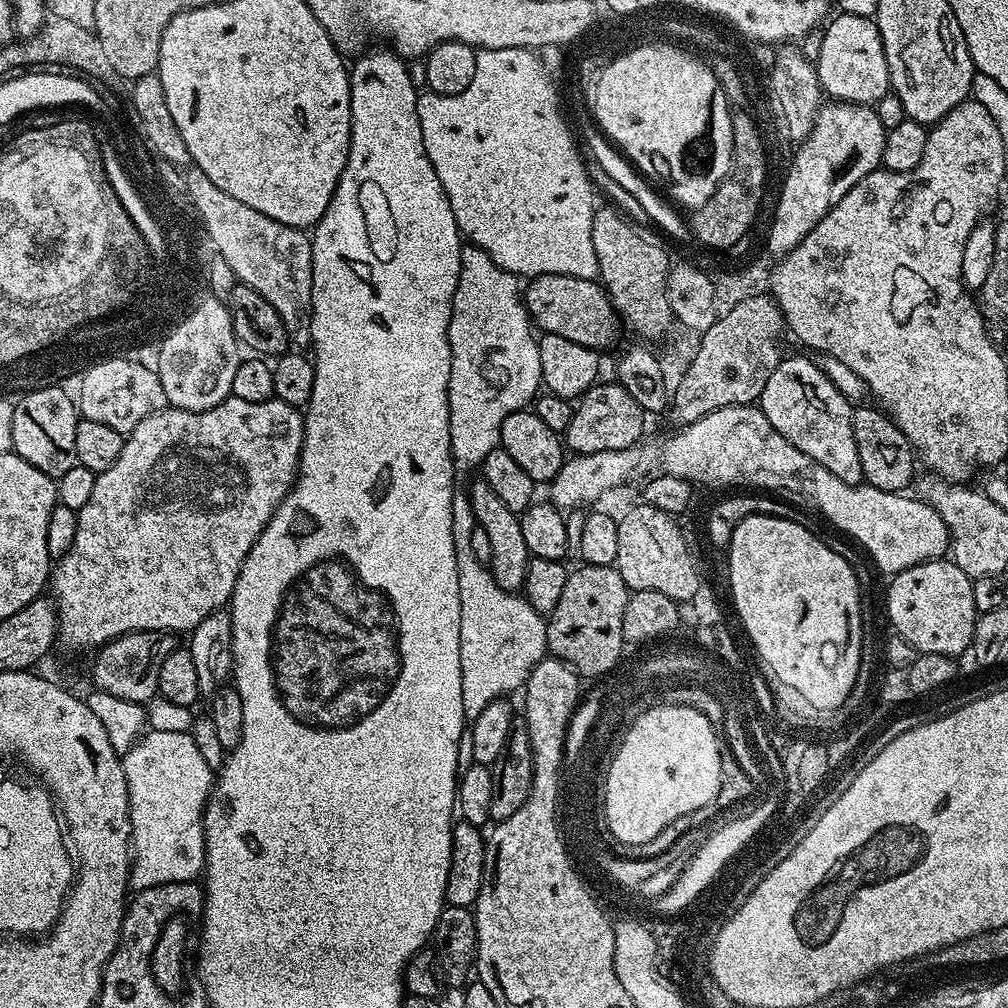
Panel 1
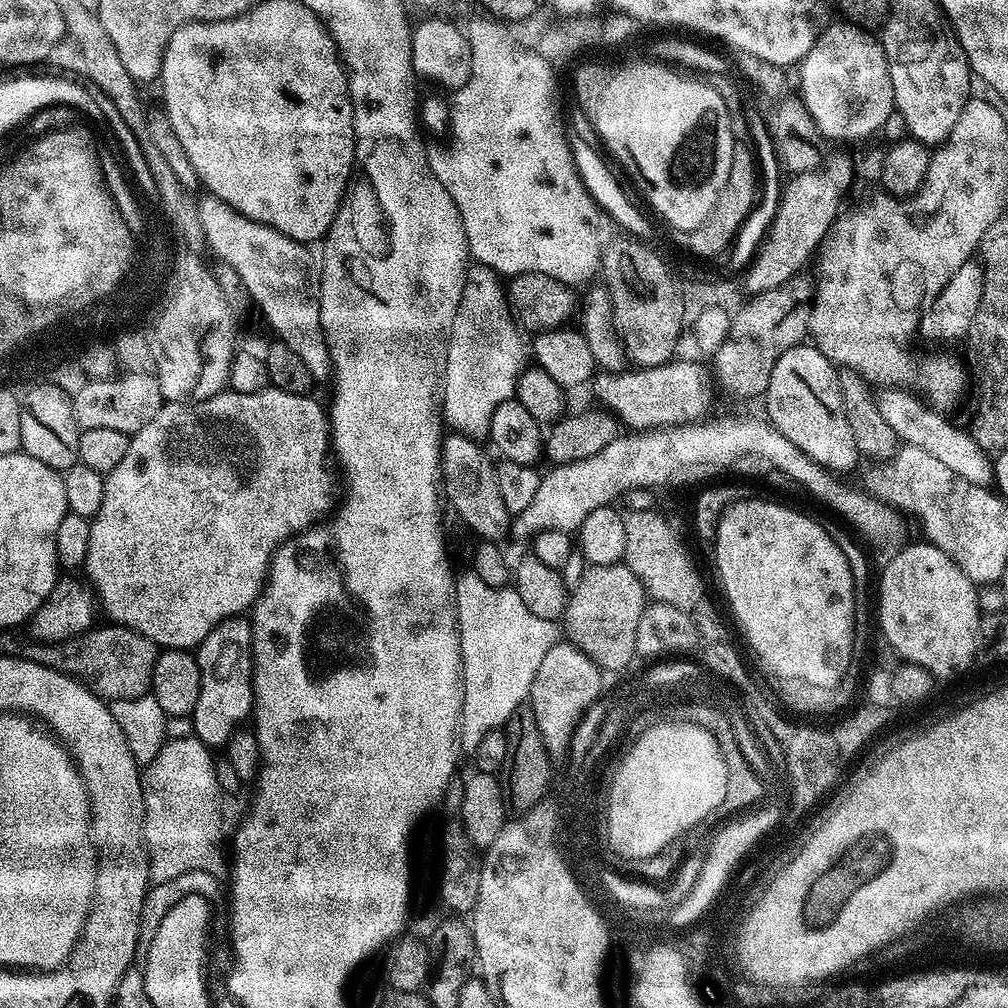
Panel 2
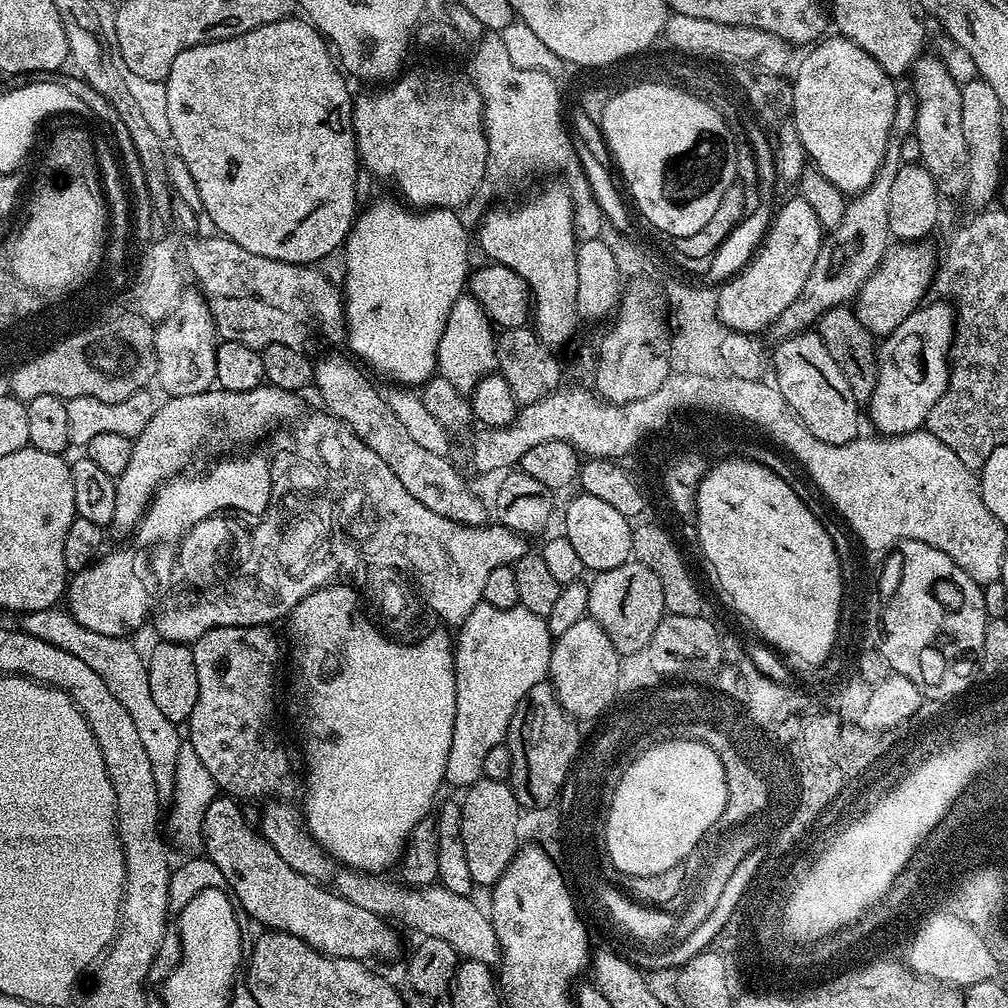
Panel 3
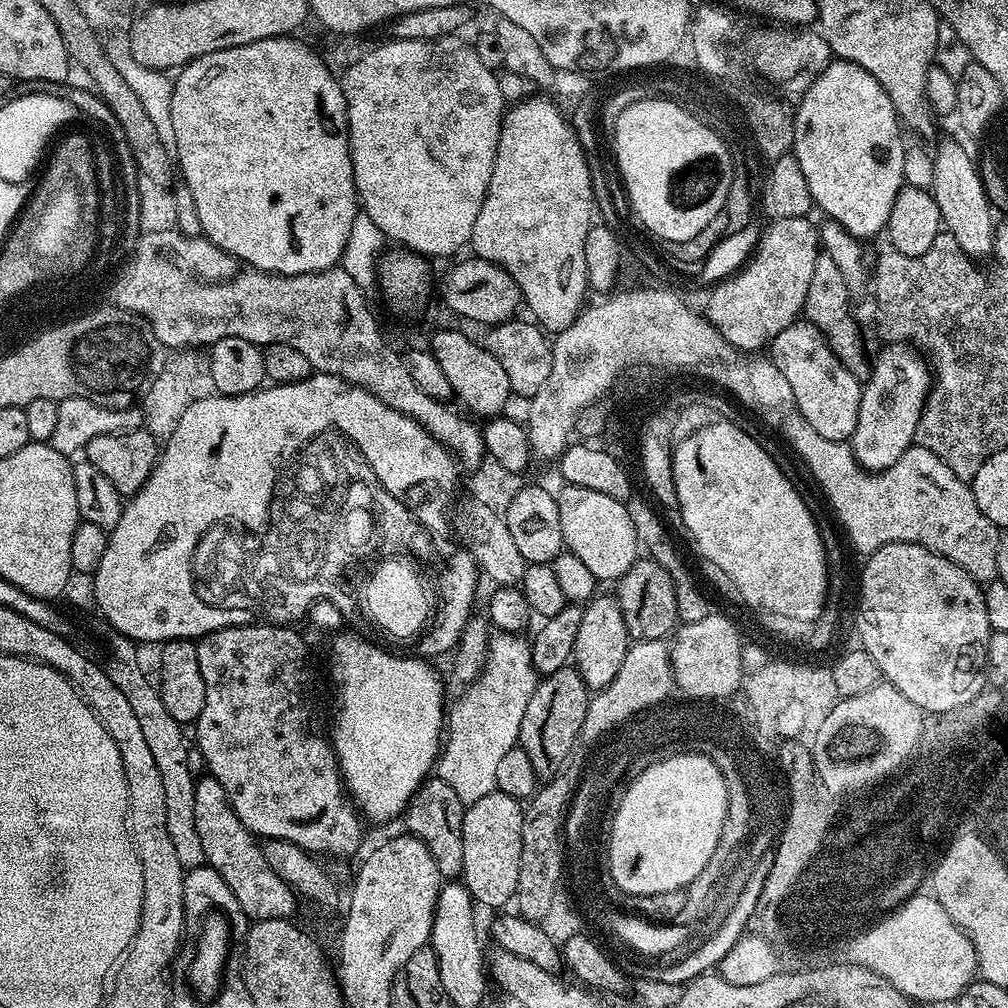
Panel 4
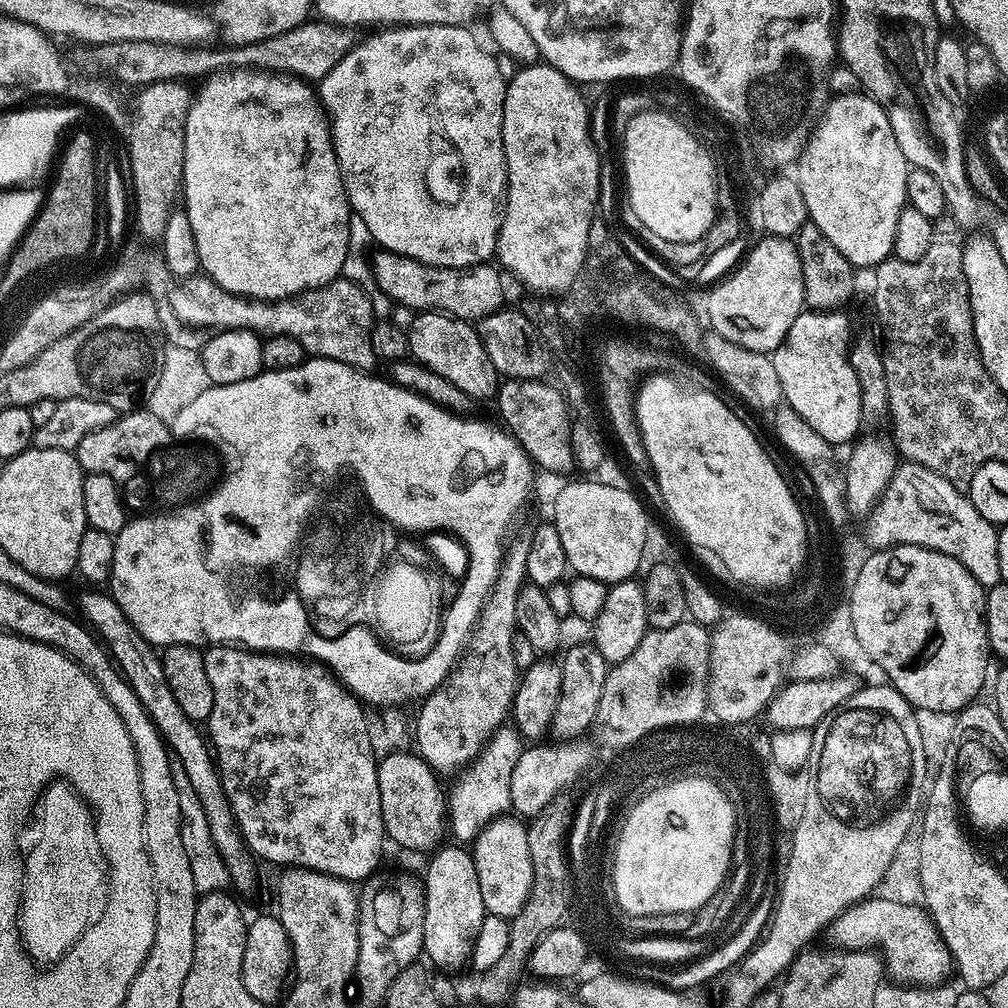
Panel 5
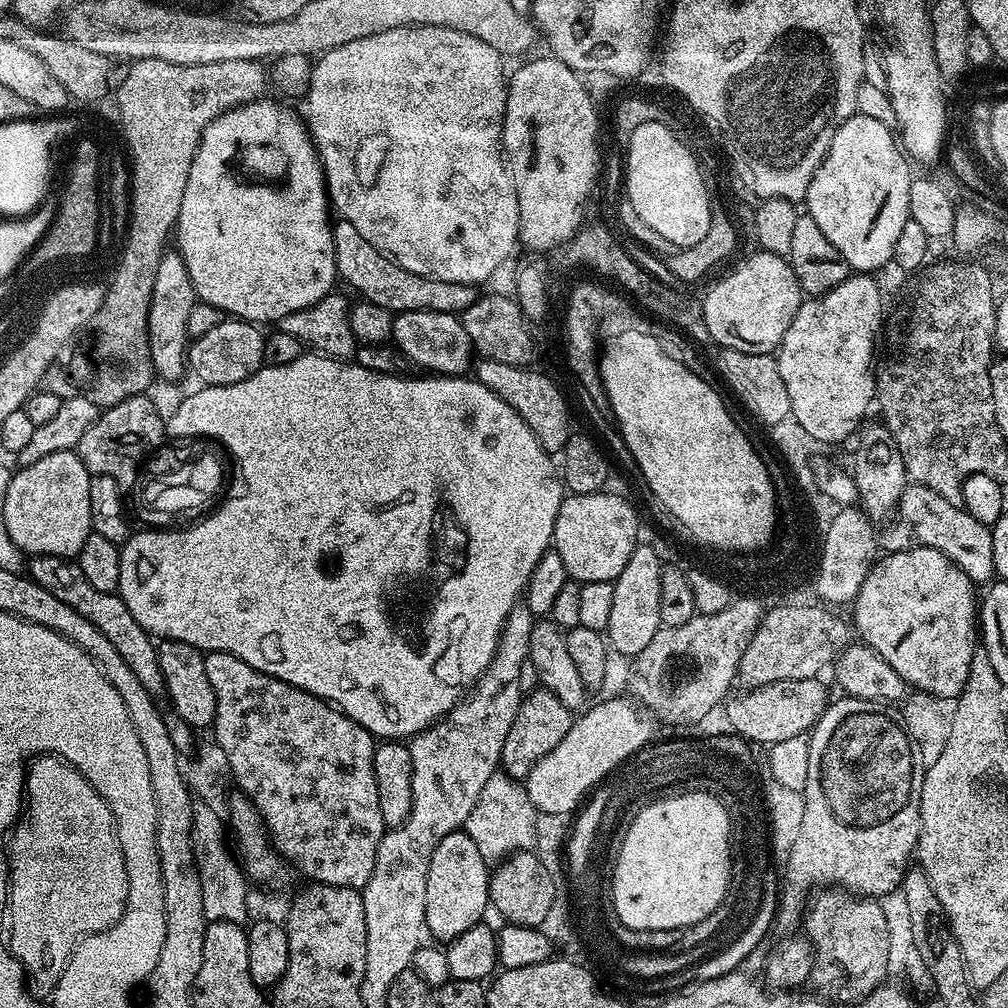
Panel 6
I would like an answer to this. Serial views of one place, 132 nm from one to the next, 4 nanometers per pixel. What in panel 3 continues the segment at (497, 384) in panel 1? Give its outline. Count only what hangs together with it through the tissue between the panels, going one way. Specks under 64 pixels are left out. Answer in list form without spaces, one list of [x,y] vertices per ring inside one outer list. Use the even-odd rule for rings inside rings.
[[[461,294],[454,302],[450,310],[450,318],[442,330],[442,338],[438,342],[438,354],[436,355],[436,367],[439,375],[444,376],[448,382],[458,386],[458,390],[465,394],[471,393],[476,383],[483,376],[493,375],[497,371],[496,363],[496,341],[498,339],[497,329],[492,323],[492,319],[482,310],[482,306],[471,294]]]

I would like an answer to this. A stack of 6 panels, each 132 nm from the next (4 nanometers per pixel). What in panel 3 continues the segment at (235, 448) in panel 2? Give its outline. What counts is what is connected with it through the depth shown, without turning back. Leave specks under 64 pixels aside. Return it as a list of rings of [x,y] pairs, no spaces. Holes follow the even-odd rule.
[[[263,383],[254,390],[227,392],[217,387],[202,394],[174,396],[157,407],[154,418],[150,418],[146,430],[135,436],[132,442],[130,462],[122,474],[115,477],[116,493],[114,494],[114,518],[111,527],[125,534],[135,529],[139,519],[157,488],[170,480],[179,477],[179,472],[192,460],[192,451],[201,444],[207,450],[220,450],[232,445],[241,438],[252,437],[262,432],[275,422],[285,422],[289,416],[296,416],[300,404],[297,393],[275,388],[270,383]],[[184,432],[184,436],[176,436]]]

